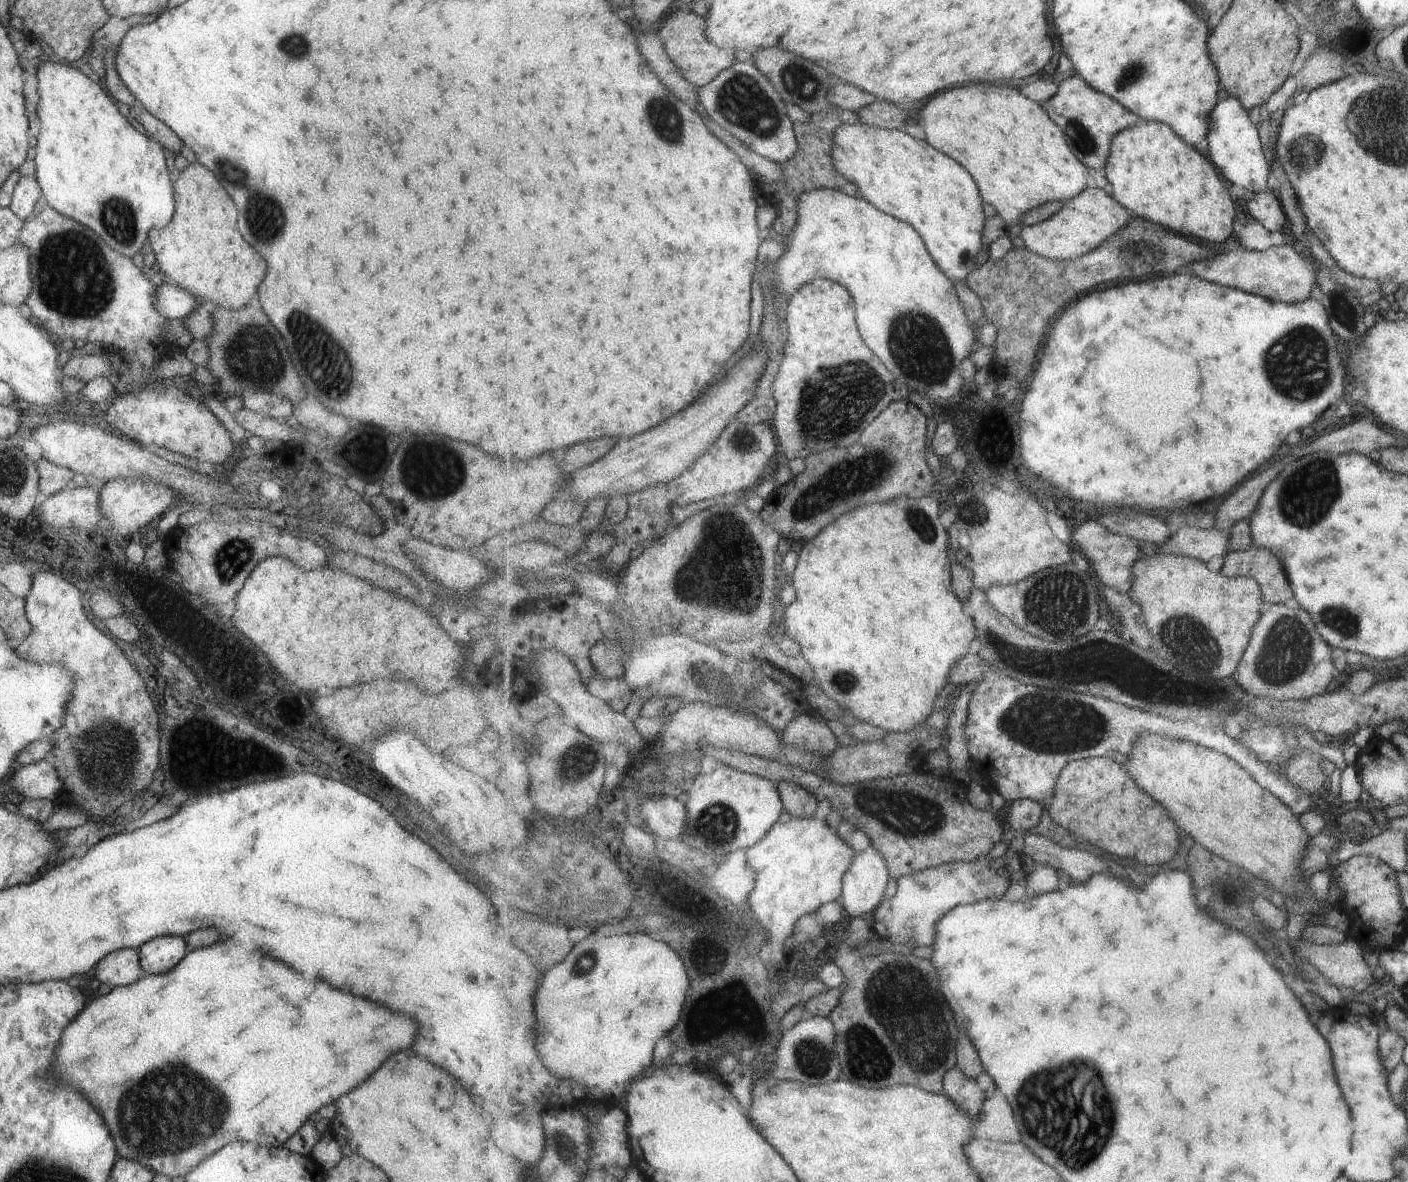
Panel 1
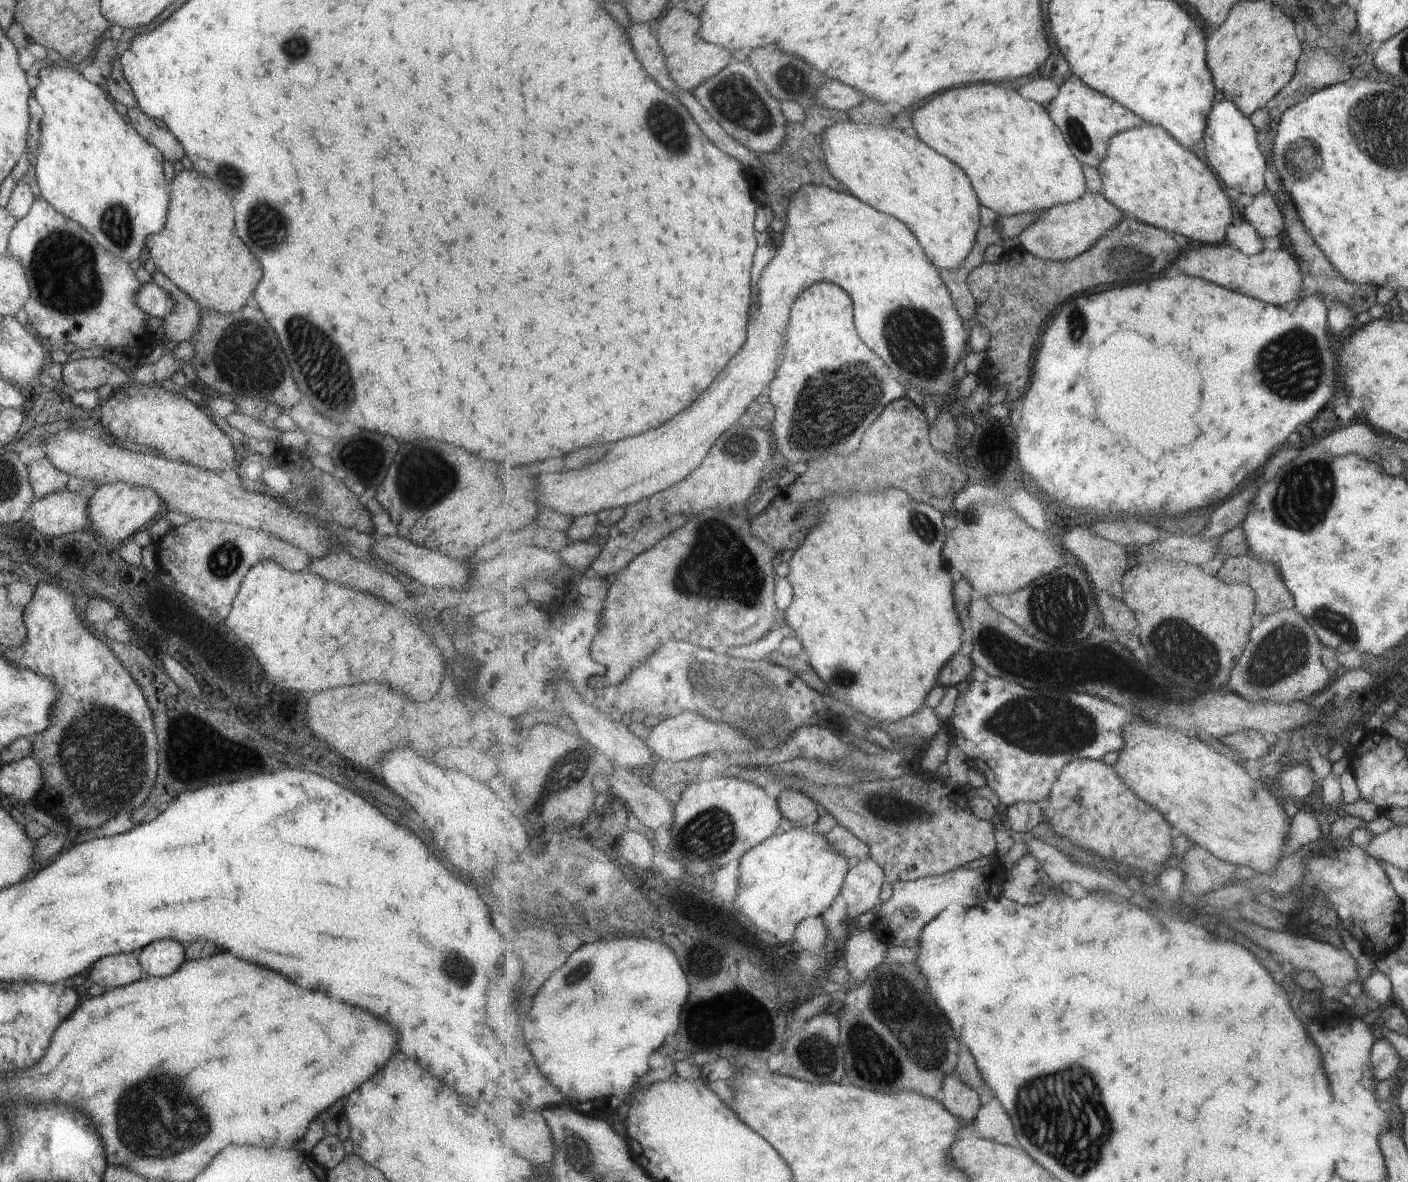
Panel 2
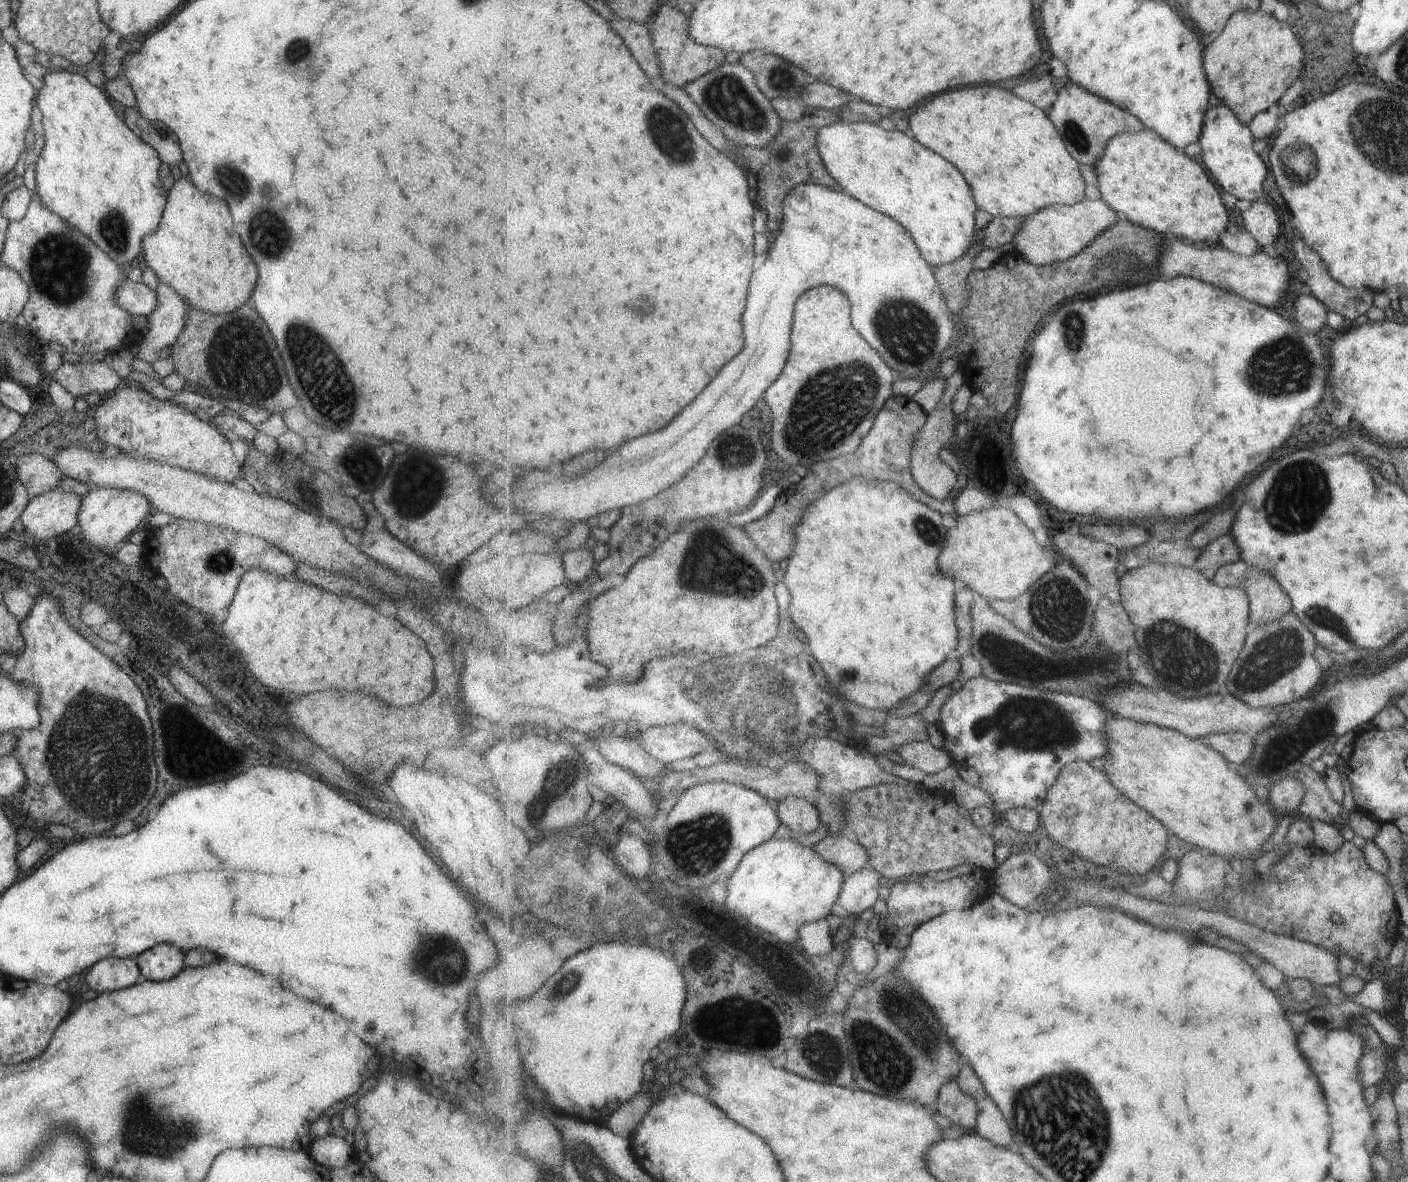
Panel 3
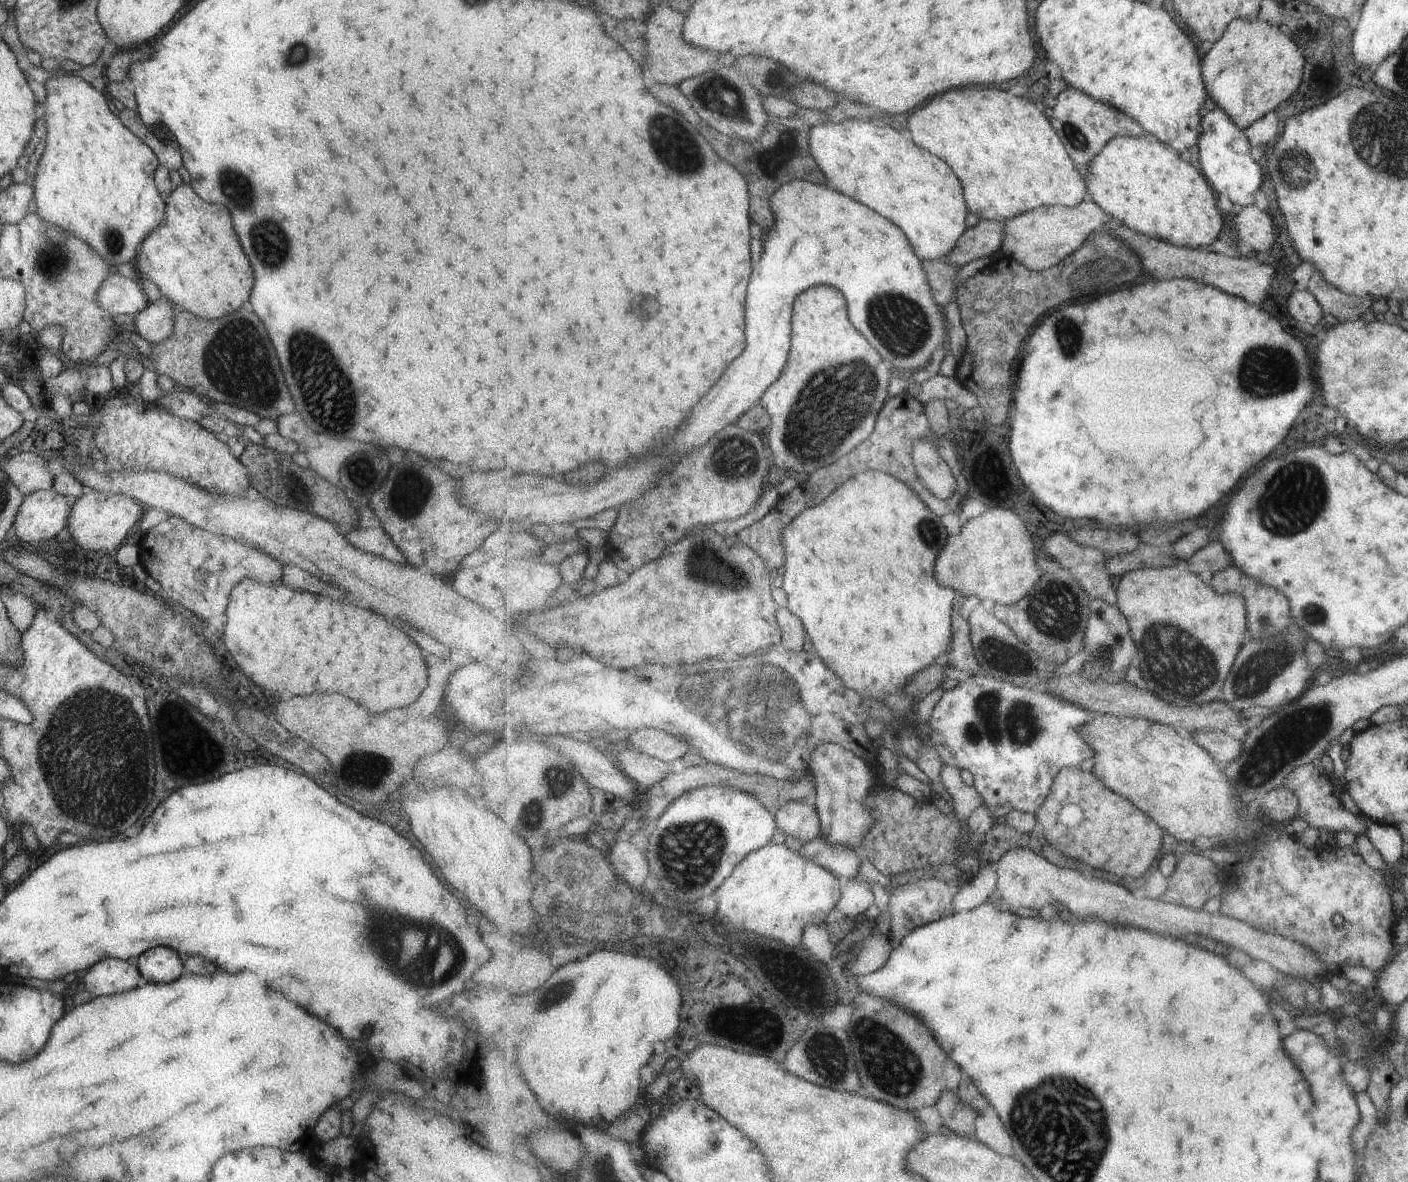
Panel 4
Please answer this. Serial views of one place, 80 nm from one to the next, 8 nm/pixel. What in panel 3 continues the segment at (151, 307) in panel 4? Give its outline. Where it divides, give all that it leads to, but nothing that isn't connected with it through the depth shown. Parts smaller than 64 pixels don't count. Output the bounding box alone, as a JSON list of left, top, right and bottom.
[139,281,191,364]

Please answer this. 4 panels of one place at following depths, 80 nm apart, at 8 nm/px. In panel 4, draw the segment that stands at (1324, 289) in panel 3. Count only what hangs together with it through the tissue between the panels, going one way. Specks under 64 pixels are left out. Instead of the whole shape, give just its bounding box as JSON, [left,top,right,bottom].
[1306,266,1373,323]

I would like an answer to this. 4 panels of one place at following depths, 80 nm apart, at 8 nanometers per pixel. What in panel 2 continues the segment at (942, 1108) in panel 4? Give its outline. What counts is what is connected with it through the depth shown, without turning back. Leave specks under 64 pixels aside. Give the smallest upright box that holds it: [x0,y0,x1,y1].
[941,1074,982,1123]

